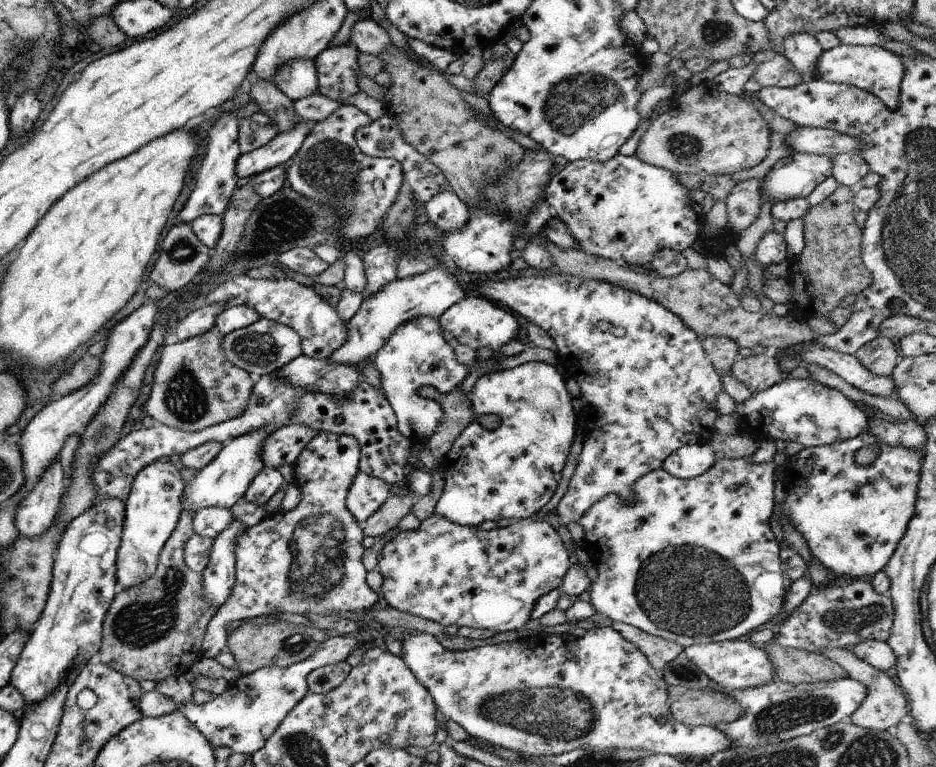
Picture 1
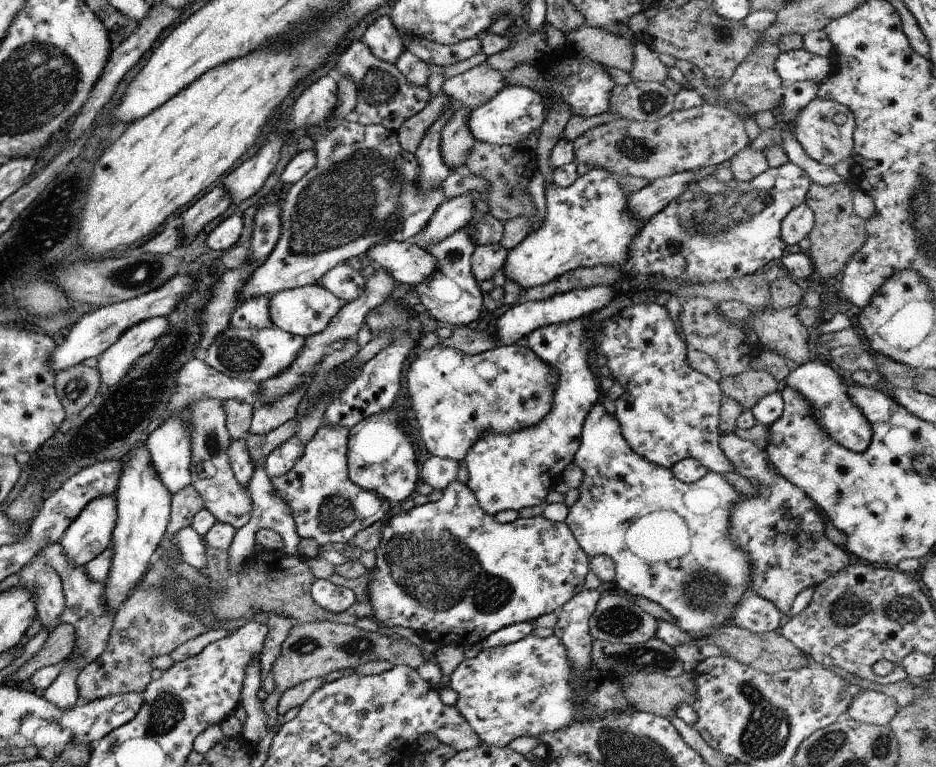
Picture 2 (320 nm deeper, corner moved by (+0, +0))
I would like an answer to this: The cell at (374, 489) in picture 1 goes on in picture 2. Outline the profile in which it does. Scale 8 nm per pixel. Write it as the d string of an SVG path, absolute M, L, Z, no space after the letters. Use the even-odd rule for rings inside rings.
M388 410L369 416L349 429L346 445L346 468L350 482L361 490L375 492L390 504L401 503L412 497L419 483L419 469L411 438L399 426L395 412Z

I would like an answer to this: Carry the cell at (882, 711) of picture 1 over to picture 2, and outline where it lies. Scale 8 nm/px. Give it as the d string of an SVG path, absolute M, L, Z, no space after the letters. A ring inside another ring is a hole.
M861 690L847 708L849 719L861 724L875 724L885 726L897 714L897 702L881 692L875 690Z

